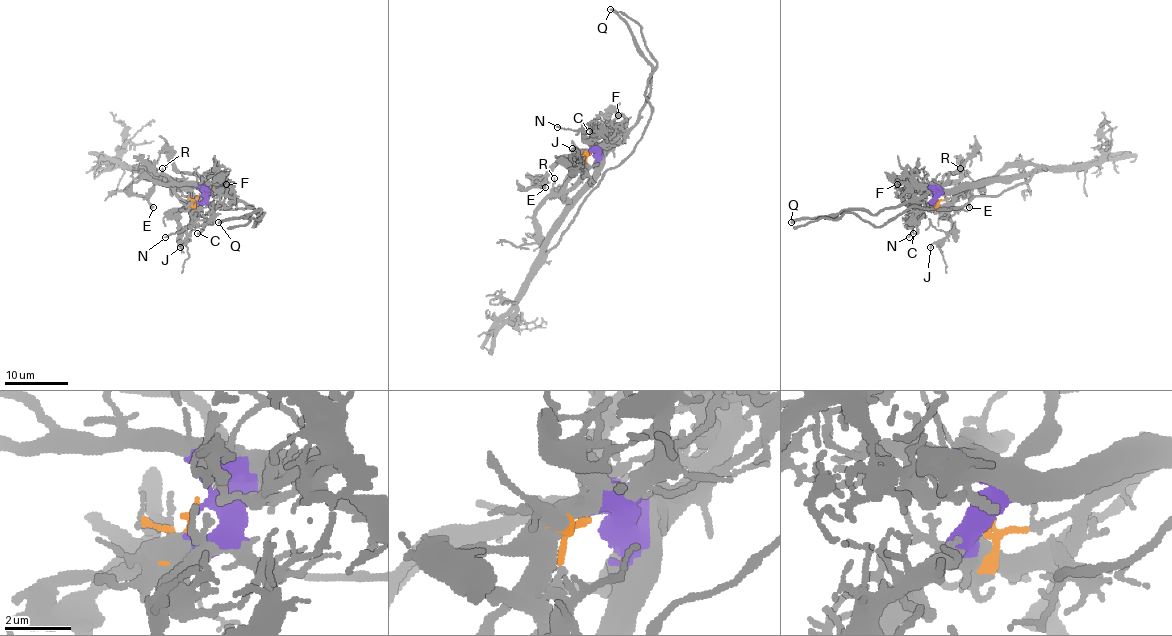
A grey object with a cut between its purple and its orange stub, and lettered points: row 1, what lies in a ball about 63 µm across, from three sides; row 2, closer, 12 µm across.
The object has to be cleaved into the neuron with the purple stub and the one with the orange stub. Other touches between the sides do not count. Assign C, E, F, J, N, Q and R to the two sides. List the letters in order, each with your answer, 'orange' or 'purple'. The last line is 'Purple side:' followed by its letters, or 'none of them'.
C: purple
E: purple
F: purple
J: orange
N: purple
Q: purple
R: orange
Purple side: C, E, F, N, Q

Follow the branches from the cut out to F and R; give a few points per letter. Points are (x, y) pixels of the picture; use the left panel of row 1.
F: (198, 196), (205, 190), (219, 188), (226, 184)
R: (198, 196), (195, 201), (179, 187), (160, 182), (162, 168)

